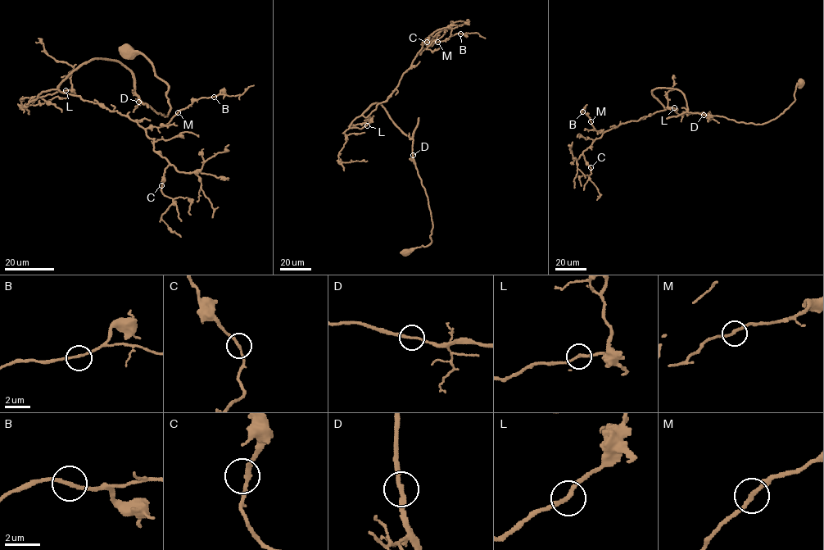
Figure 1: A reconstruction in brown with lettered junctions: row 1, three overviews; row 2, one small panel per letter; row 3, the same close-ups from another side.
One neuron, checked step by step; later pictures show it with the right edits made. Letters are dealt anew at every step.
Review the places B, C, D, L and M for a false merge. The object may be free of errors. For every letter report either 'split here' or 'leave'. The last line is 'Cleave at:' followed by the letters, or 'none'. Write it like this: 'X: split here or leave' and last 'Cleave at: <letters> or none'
B: leave
C: leave
D: leave
L: leave
M: leave
Cleave at: none

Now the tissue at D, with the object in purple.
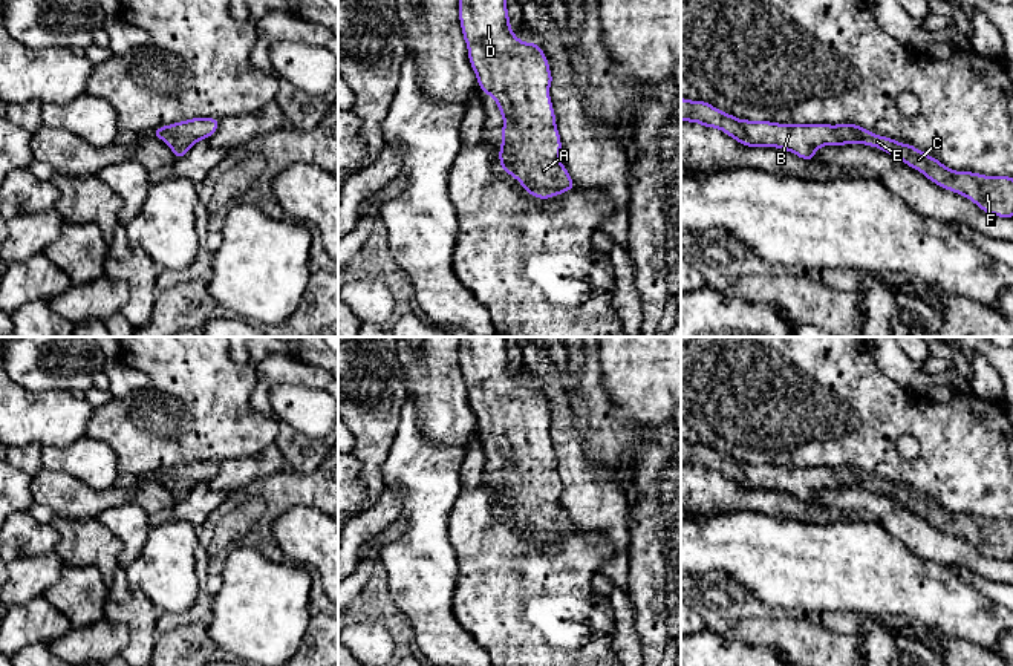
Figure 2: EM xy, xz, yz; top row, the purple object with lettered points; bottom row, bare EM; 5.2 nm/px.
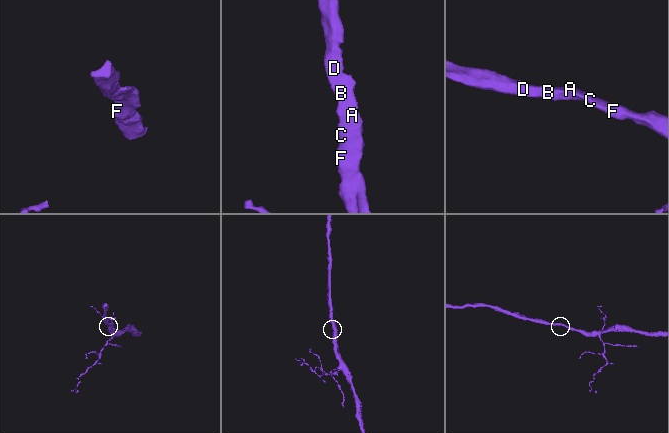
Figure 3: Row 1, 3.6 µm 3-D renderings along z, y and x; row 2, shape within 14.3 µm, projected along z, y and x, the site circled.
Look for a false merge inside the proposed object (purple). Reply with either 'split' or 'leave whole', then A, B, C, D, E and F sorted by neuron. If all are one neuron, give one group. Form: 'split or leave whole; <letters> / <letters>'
leave whole; A B C D E F

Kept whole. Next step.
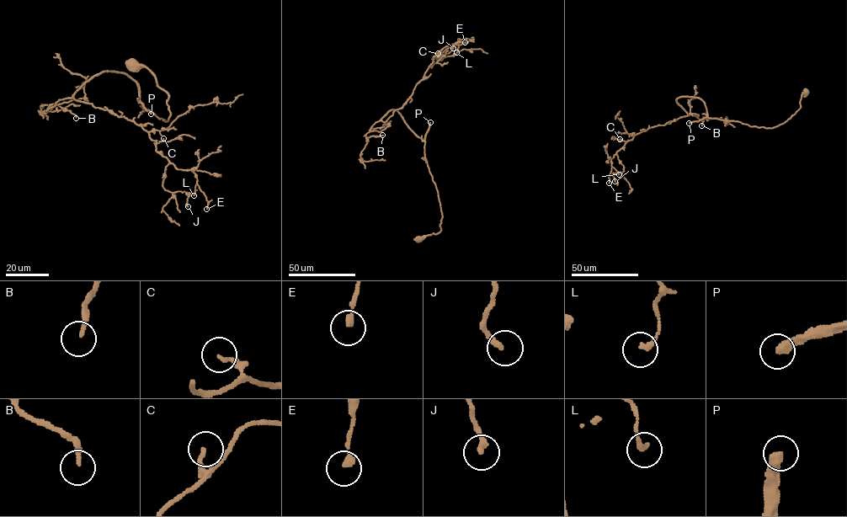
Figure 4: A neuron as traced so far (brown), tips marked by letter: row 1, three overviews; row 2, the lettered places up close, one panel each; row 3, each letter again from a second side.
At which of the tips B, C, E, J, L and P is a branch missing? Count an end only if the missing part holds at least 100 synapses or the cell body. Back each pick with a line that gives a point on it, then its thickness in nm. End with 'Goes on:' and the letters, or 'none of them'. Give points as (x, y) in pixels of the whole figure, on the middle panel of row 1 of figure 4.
P: Place: (430, 122). Thickness 440 nm
Goes on: P

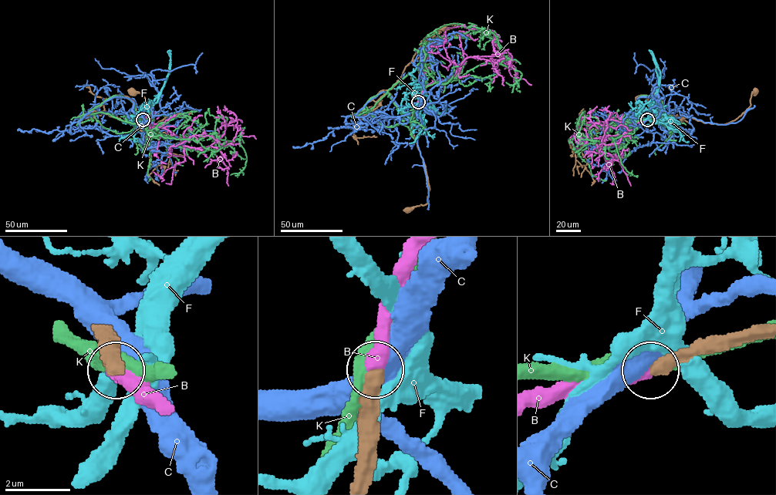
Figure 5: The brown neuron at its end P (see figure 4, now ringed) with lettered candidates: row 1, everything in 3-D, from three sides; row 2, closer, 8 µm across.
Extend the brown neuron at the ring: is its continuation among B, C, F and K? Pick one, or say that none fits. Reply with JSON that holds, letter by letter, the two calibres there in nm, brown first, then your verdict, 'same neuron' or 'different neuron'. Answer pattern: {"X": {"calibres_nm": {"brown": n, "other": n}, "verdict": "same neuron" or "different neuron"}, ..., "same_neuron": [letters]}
{"B": {"calibres_nm": {"brown": 460, "other": 440}, "verdict": "same neuron"}, "C": {"calibres_nm": {"brown": 500, "other": 550}, "verdict": "different neuron"}, "F": {"calibres_nm": {"brown": 600, "other": 480}, "verdict": "different neuron"}, "K": {"calibres_nm": {"brown": 600, "other": 400}, "verdict": "different neuron"}, "same_neuron": ["B"]}

